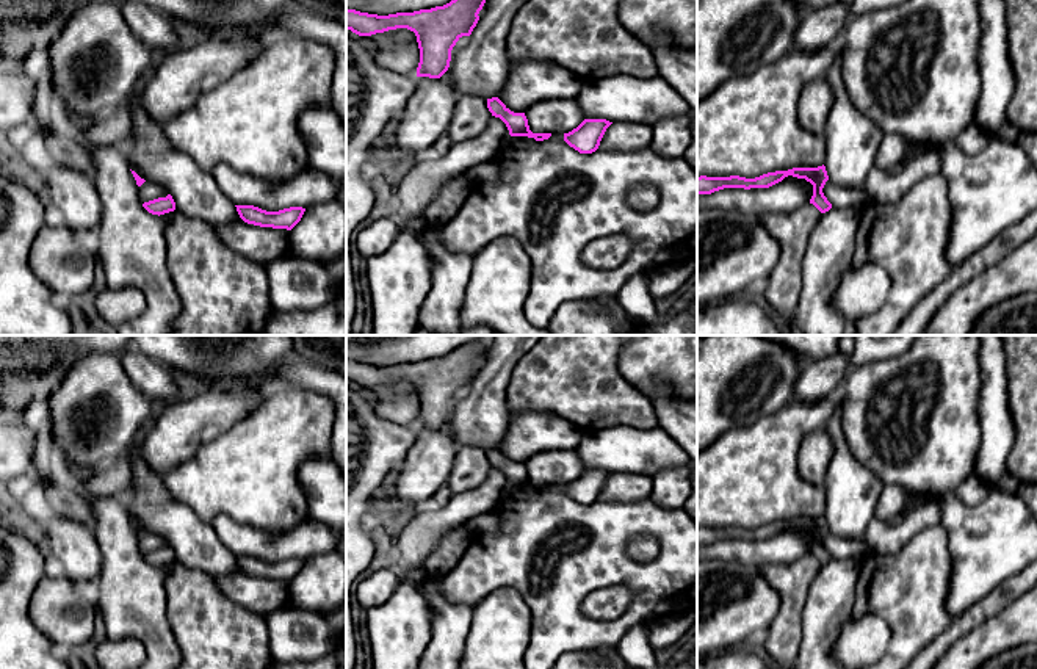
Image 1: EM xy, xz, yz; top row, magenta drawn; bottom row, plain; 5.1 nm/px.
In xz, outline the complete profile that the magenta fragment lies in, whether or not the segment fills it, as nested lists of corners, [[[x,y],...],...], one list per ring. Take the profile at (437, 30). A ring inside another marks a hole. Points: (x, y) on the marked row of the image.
[[[451,0],[443,6],[414,13],[378,16],[346,9],[346,30],[371,36],[396,28],[415,33],[420,63],[417,77],[440,78],[450,67],[451,50],[462,36],[470,36],[486,0]]]

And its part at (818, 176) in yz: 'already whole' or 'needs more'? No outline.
already whole

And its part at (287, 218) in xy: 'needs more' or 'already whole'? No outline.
already whole

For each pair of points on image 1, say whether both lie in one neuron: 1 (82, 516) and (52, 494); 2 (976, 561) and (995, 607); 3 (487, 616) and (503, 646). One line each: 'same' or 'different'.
1: same
2: different
3: same

